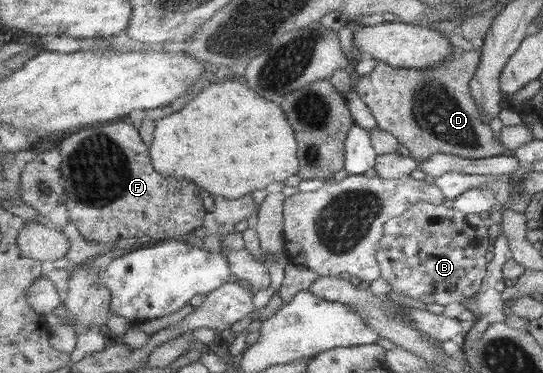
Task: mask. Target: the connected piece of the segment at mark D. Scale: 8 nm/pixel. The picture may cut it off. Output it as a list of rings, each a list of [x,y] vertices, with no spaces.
[[[457,49],[453,58],[435,68],[394,68],[377,63],[369,75],[355,78],[353,90],[371,110],[378,123],[377,128],[394,135],[419,163],[437,153],[475,160],[508,154],[509,151],[501,139],[497,141],[493,130],[487,123],[483,123],[483,112],[479,111],[479,103],[475,103],[471,82],[482,65],[482,58],[481,50],[464,52]]]

